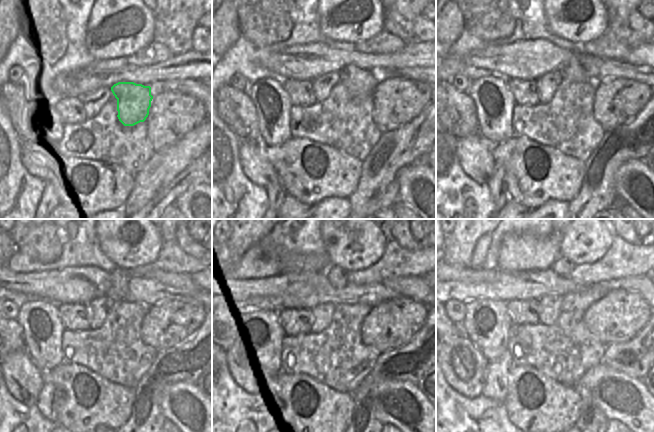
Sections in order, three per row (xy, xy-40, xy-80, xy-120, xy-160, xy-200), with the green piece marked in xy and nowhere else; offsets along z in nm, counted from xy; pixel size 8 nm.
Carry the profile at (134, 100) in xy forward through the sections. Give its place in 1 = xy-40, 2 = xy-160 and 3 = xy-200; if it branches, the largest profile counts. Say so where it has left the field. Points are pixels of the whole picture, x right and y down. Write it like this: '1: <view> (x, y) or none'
1: xy-40 (359, 82)
2: xy-160 (338, 275)
3: xy-200 (562, 267)

